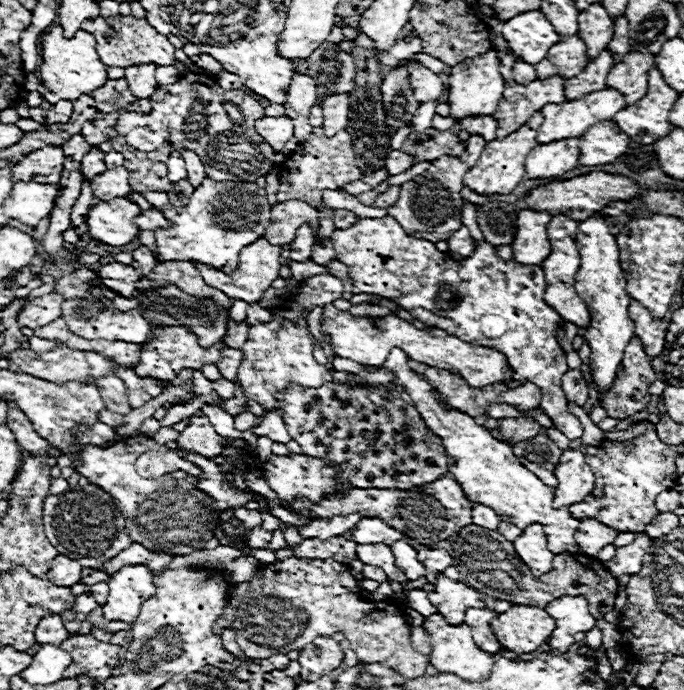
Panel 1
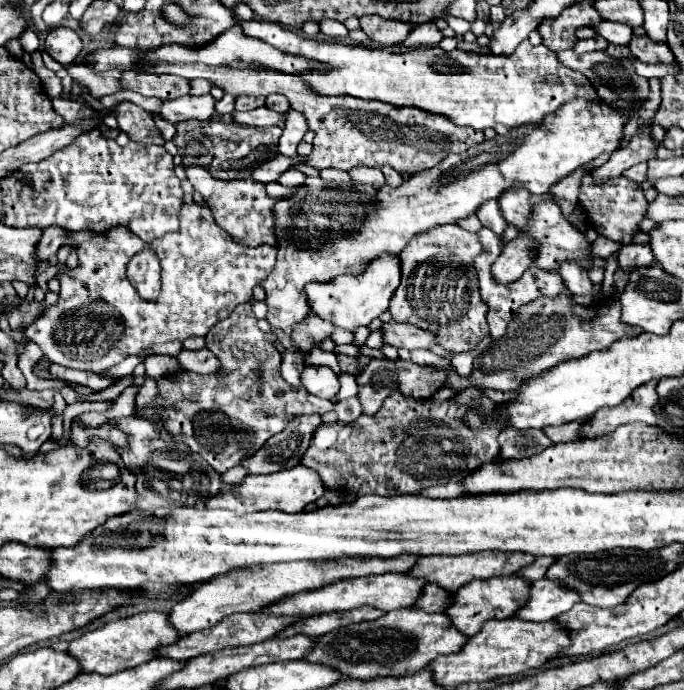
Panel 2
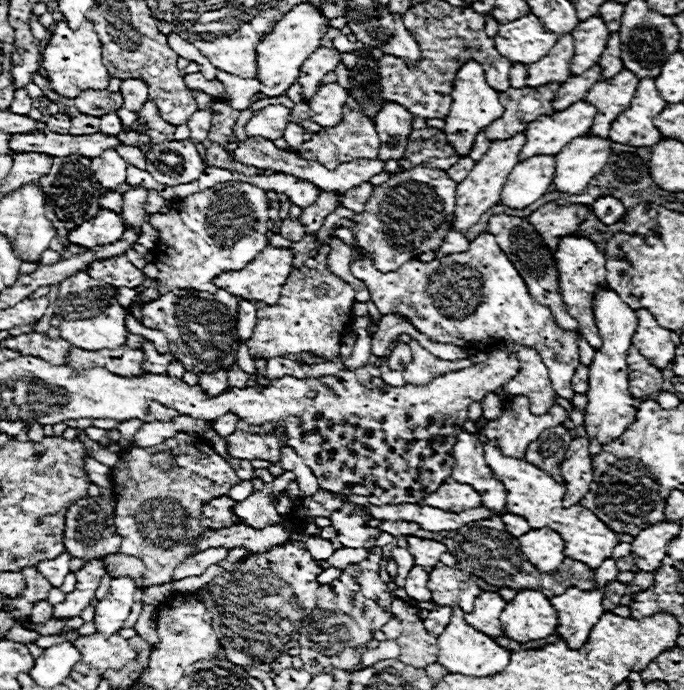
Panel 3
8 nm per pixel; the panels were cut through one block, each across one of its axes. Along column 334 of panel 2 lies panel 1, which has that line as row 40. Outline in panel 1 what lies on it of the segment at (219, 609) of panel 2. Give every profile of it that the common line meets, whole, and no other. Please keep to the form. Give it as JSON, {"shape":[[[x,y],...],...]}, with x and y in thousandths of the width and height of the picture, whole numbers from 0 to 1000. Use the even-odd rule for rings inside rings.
{"shape":[[[825,52],[822,61],[804,70],[804,78],[787,90],[784,107],[787,113],[804,113],[804,110],[822,110],[822,113],[836,113],[848,107],[860,93],[857,84],[857,67],[845,52]]]}

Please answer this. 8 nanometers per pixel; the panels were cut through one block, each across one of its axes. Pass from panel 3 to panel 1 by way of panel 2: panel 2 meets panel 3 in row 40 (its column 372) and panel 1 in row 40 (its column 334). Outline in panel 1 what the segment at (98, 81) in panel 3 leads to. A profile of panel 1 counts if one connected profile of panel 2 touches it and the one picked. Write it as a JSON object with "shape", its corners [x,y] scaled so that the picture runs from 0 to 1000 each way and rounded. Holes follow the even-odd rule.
{"shape":[[[76,38],[61,55],[61,93],[58,93],[58,119],[67,130],[82,136],[88,145],[114,145],[120,136],[132,136],[155,119],[155,93],[143,84],[140,58],[132,46],[114,43],[108,55],[94,55],[88,38]]]}

